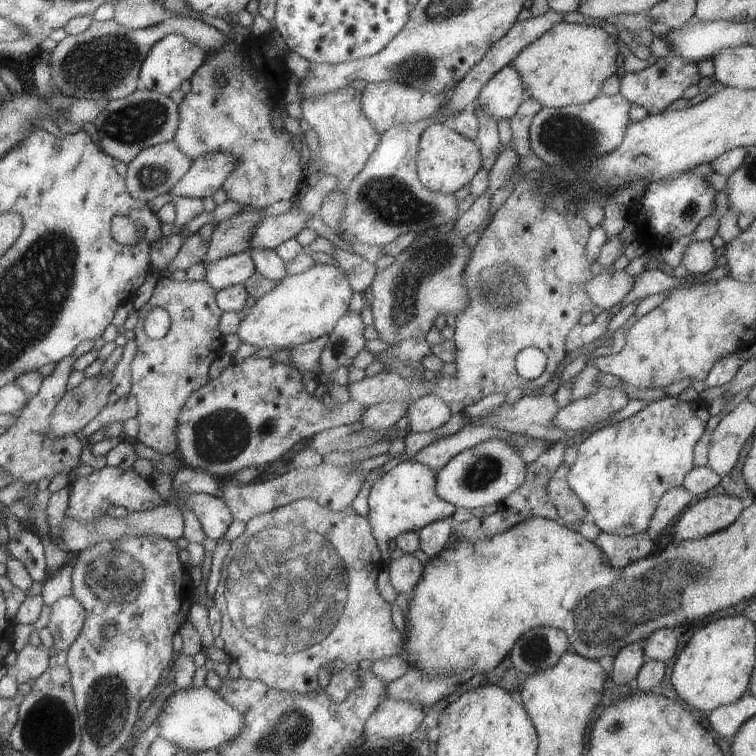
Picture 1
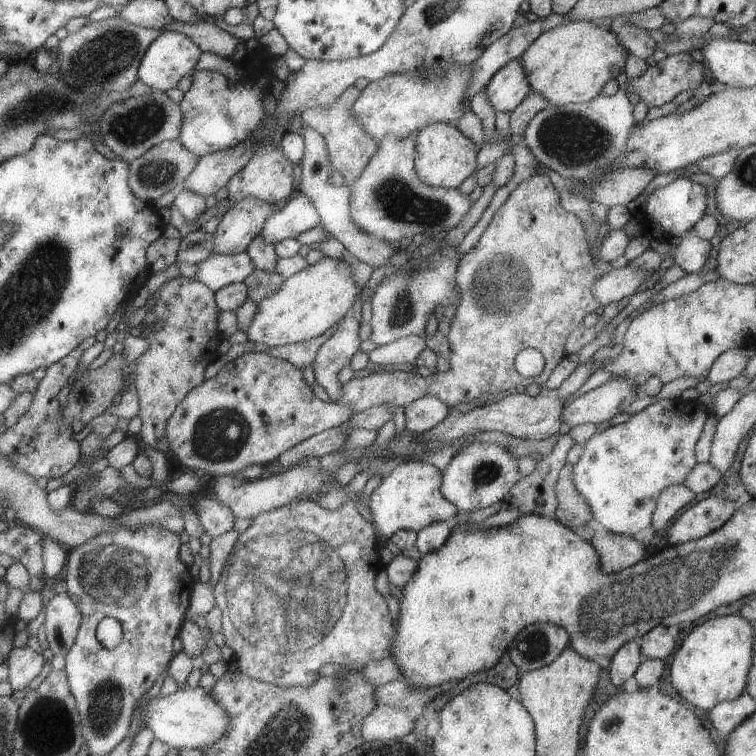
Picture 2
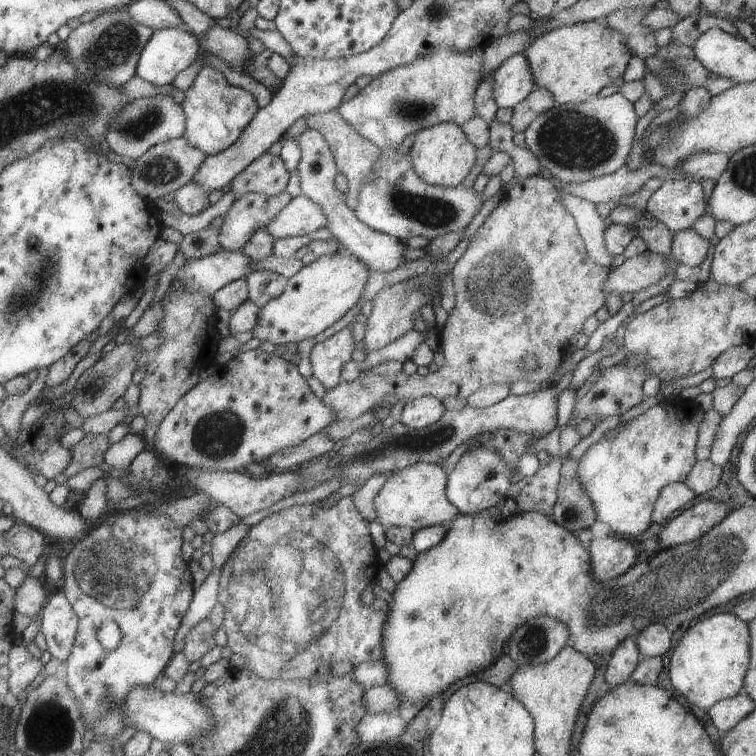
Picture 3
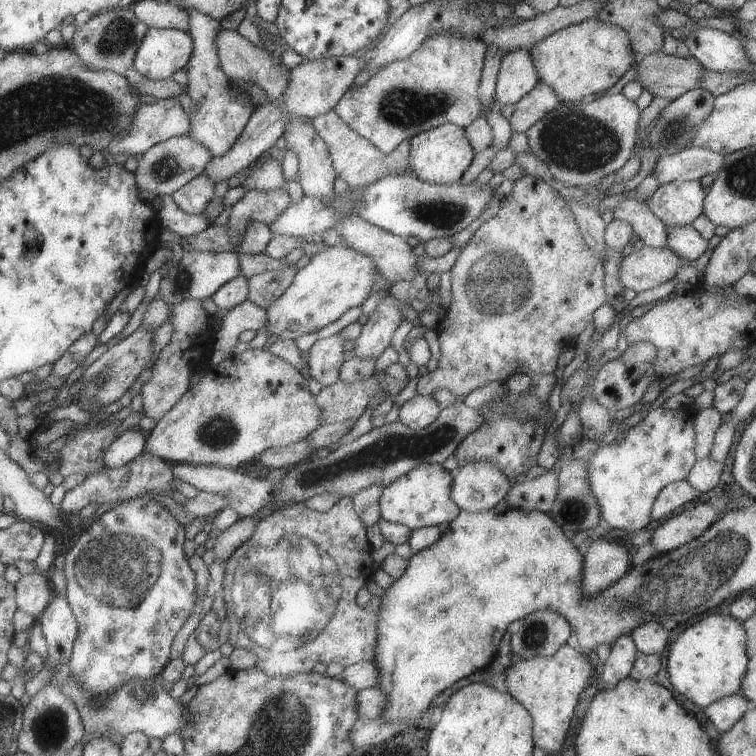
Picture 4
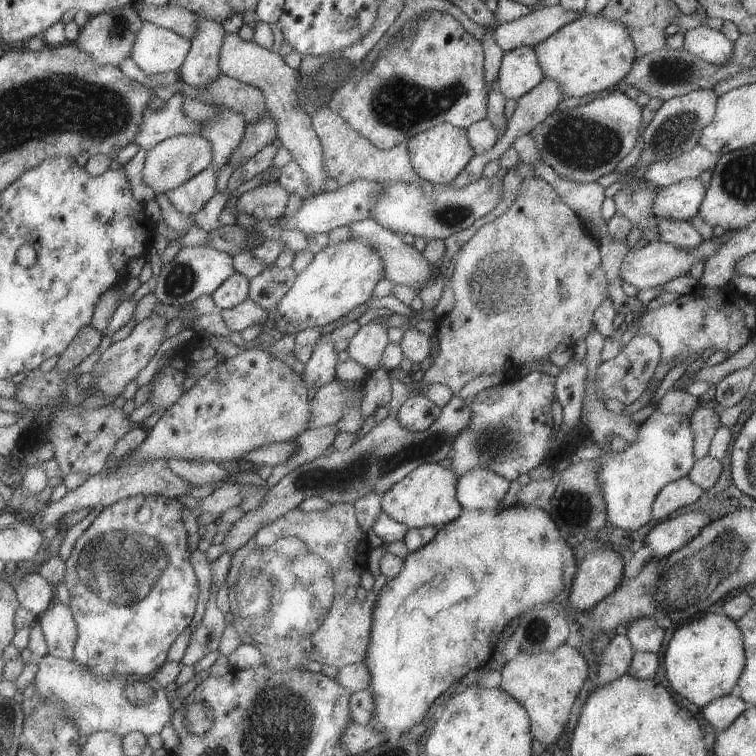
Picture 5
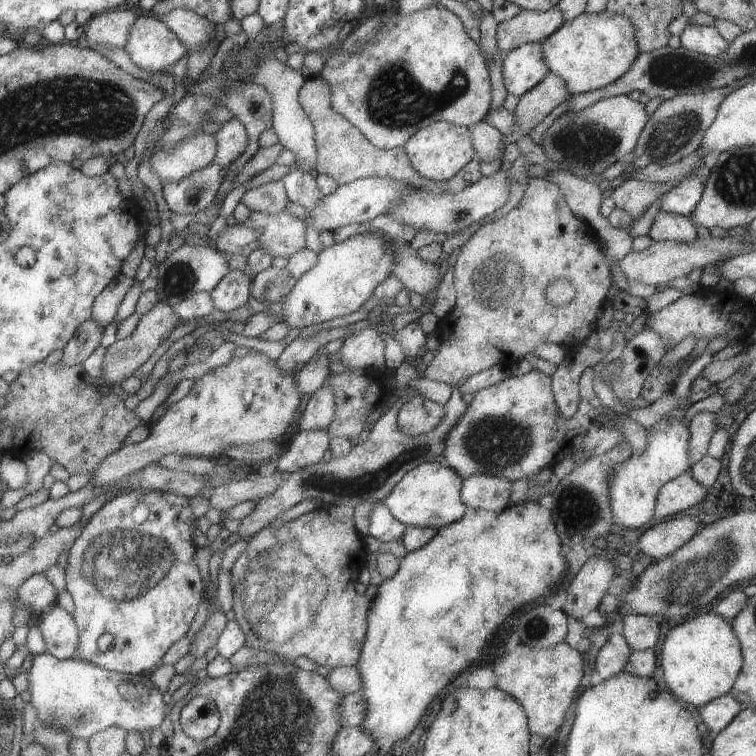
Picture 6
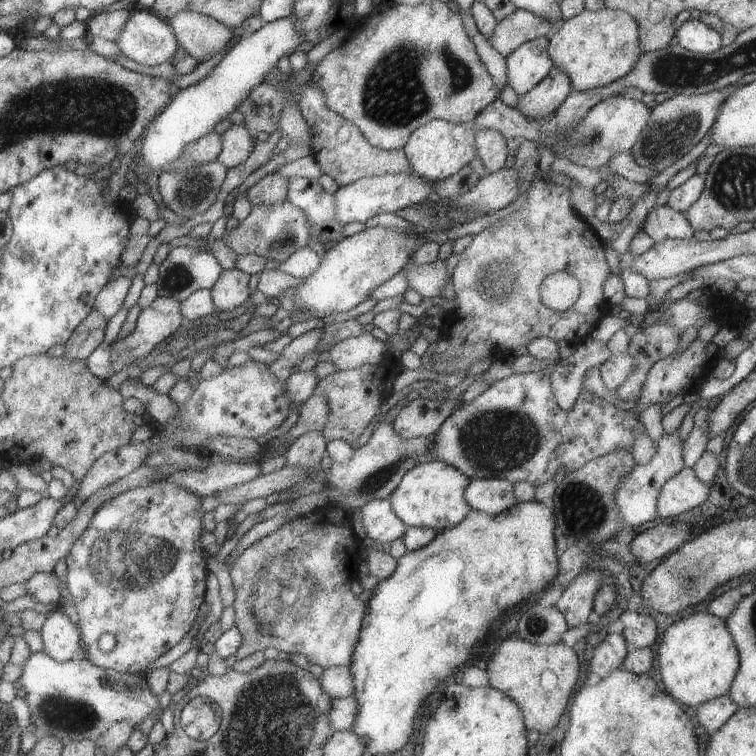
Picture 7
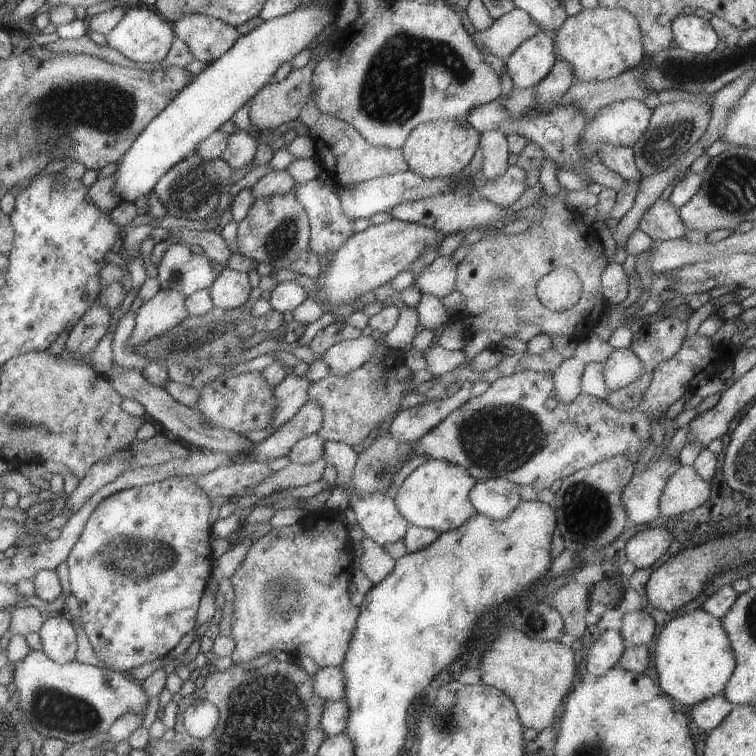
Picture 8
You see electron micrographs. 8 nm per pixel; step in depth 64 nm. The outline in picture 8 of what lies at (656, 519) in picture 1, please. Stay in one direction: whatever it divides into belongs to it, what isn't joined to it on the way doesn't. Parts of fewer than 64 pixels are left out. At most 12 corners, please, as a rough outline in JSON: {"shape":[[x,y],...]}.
{"shape":[[693,465],[668,479],[660,512],[685,516],[710,498],[710,481]]}

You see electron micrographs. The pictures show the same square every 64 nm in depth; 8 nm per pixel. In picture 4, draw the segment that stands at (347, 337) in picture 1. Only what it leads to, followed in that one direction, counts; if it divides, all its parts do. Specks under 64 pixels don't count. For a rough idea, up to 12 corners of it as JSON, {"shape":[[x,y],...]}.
{"shape":[[342,334],[318,339],[309,349],[309,373],[334,384],[344,360]]}

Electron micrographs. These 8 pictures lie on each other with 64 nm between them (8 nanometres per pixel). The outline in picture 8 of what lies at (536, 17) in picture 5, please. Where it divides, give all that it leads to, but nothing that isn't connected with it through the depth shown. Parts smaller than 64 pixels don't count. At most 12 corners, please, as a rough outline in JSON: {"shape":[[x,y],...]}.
{"shape":[[516,7],[472,40],[482,52],[506,61],[540,30]]}

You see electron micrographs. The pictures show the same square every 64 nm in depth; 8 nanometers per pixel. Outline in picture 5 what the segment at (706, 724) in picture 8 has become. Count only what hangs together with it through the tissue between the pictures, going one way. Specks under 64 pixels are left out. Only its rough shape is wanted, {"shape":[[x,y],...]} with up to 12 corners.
{"shape":[[737,693],[709,702],[702,714],[719,733],[750,703]]}

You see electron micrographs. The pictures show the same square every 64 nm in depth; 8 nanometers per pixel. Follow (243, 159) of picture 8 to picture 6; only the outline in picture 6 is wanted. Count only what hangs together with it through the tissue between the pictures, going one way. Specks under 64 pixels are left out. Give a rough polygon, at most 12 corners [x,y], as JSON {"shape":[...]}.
{"shape":[[235,117],[213,136],[213,164],[224,170],[246,151],[246,128]]}

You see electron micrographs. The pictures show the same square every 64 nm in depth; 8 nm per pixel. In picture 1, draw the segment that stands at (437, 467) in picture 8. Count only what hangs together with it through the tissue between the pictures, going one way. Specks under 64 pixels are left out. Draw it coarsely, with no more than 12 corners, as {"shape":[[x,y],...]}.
{"shape":[[414,460],[375,476],[368,520],[381,555],[451,518],[436,471]]}

